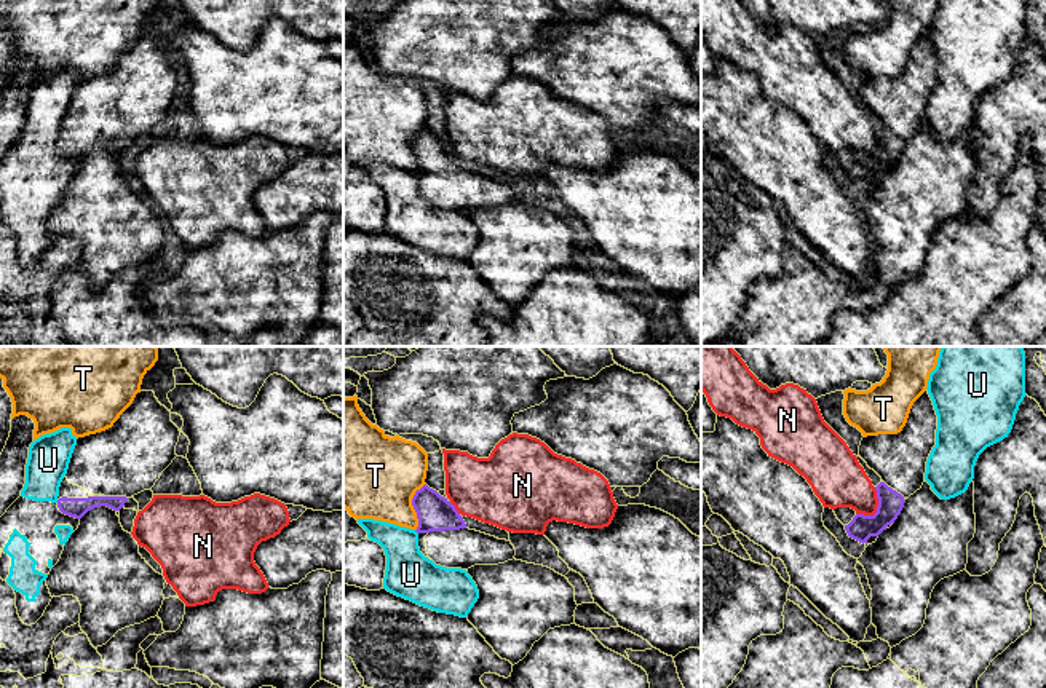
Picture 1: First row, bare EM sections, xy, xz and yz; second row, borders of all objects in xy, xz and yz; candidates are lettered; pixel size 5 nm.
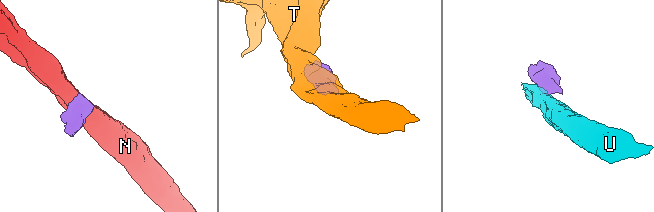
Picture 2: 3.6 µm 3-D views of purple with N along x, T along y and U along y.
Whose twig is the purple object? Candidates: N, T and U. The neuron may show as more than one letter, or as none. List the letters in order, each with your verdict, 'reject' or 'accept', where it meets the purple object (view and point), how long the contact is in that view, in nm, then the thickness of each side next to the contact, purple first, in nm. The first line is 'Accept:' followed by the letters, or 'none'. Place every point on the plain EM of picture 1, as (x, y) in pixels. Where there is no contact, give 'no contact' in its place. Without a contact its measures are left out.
Accept: none
N: reject; meets purple in yz at (877, 152); contact 170 nm long; 130 nm thick on the purple side, 280 nm on the other
T: reject; meets purple in xz at (412, 147); contact 240 nm long; 180 nm thick on the purple side, 440 nm on the other
U: reject; no contact

